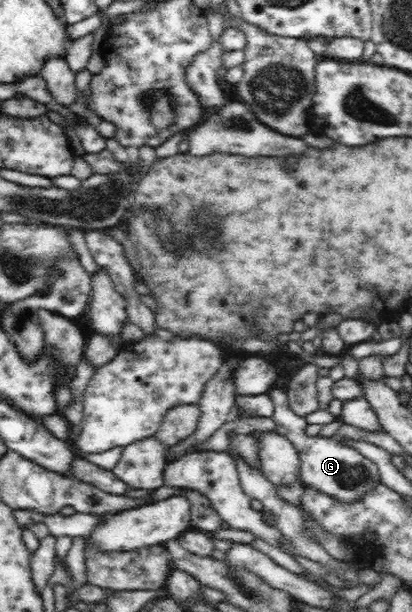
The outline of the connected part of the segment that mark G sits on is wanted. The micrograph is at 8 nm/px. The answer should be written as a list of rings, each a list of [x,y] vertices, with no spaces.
[[[272,388],[268,391],[274,404],[273,420],[279,435],[286,437],[300,454],[300,481],[304,486],[310,486],[327,496],[342,502],[353,502],[361,498],[367,491],[373,490],[380,482],[380,474],[376,463],[366,459],[353,449],[334,438],[309,437],[306,435],[307,422],[297,417],[290,409],[287,393],[284,389]]]

